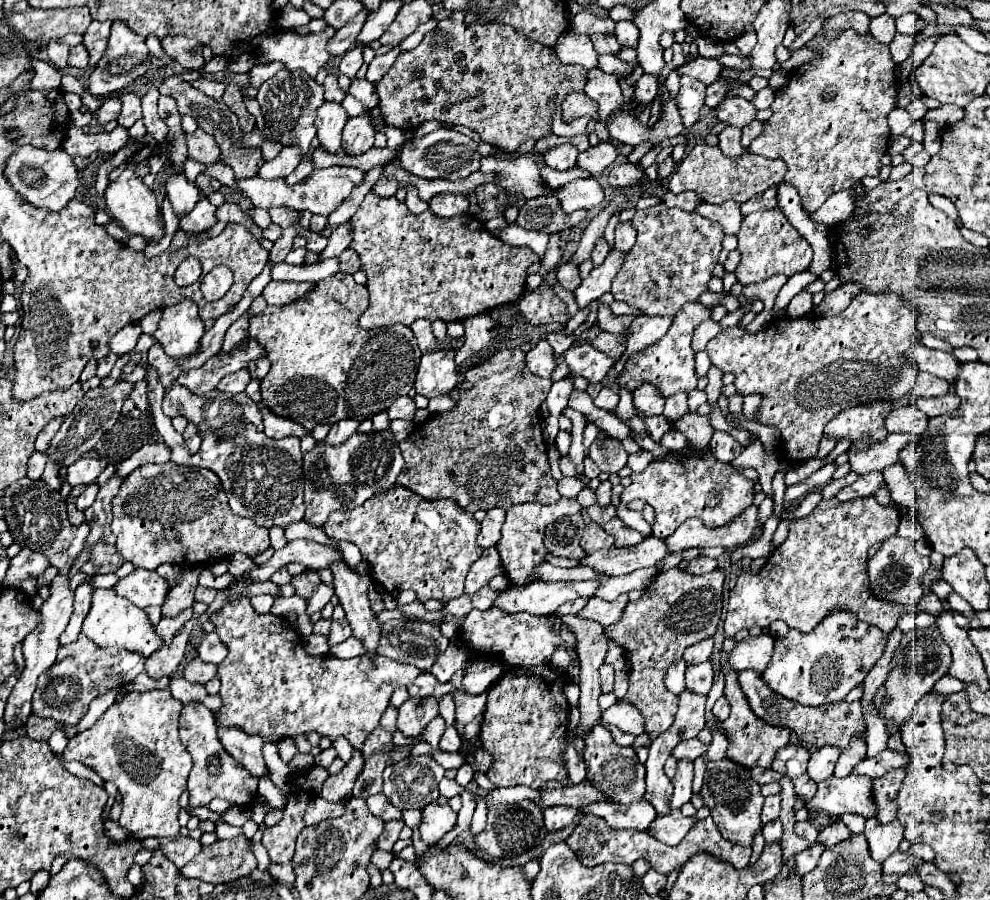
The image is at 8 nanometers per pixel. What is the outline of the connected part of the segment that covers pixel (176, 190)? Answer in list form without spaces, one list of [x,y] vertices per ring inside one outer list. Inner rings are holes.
[[[179,173],[179,175],[171,175],[165,187],[175,217],[185,217],[187,213],[191,213],[191,209],[199,201],[199,189],[195,187],[195,183],[187,181],[185,175]]]

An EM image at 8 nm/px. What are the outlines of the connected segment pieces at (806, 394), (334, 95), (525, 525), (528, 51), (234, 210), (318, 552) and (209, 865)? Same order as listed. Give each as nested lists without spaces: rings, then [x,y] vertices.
[[[859,293],[837,317],[781,317],[771,321],[769,327],[757,335],[749,335],[743,327],[725,329],[707,343],[707,353],[717,369],[735,375],[735,387],[741,395],[763,395],[759,405],[761,423],[779,429],[785,461],[799,463],[817,455],[823,427],[841,411],[871,401],[899,403],[911,393],[919,369],[915,369],[915,365],[907,365],[907,361],[903,361],[903,353],[921,341],[921,333],[915,323],[917,313],[903,305],[895,293]]]
[[[327,75],[327,77],[325,77],[323,89],[325,89],[325,101],[341,103],[343,97],[345,97],[345,91],[339,89],[339,85],[337,85],[337,77],[335,77],[335,75]]]
[[[565,497],[555,505],[519,503],[519,505],[511,505],[511,509],[507,509],[507,517],[503,523],[497,551],[501,555],[505,575],[509,577],[509,581],[513,585],[525,585],[529,581],[529,575],[533,573],[533,569],[537,565],[541,565],[545,561],[545,557],[549,555],[547,547],[543,545],[545,527],[563,515],[579,513],[579,509],[581,509],[581,505],[575,499],[565,499]]]
[[[451,13],[441,19],[437,27],[423,37],[421,45],[397,57],[391,69],[375,83],[379,97],[377,109],[387,125],[399,129],[419,127],[423,121],[435,119],[443,123],[465,125],[473,129],[485,143],[503,151],[515,151],[527,139],[541,139],[551,133],[553,113],[561,109],[569,93],[581,93],[587,83],[587,69],[581,65],[559,63],[553,49],[529,41],[525,35],[513,31],[503,23],[467,25],[463,13]]]
[[[223,203],[219,209],[217,209],[217,219],[219,221],[225,221],[225,223],[243,223],[259,241],[267,241],[263,237],[263,229],[261,227],[255,227],[251,217],[237,205],[237,203]]]
[[[295,539],[283,549],[275,551],[267,563],[245,573],[243,577],[249,577],[253,581],[267,581],[281,565],[287,565],[291,561],[297,561],[307,569],[331,569],[331,561],[343,561],[343,555],[329,545],[321,545],[309,539]]]
[[[247,839],[217,841],[203,847],[201,853],[181,867],[181,875],[195,877],[207,883],[231,883],[241,877],[249,877],[257,869],[257,861],[247,847]]]

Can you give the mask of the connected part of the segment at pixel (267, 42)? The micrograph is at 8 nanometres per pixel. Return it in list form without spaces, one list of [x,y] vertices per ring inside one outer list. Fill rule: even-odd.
[[[329,25],[321,33],[307,33],[307,35],[299,35],[293,31],[273,33],[271,37],[265,37],[261,41],[257,61],[259,63],[279,61],[287,71],[301,69],[309,77],[315,77],[317,71],[329,59],[325,43],[333,37],[333,33],[335,29],[331,29]]]

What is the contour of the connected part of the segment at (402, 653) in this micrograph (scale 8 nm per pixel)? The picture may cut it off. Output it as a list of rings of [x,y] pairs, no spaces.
[[[391,619],[383,623],[383,637],[377,653],[391,657],[393,661],[411,663],[417,669],[429,671],[437,657],[447,649],[447,645],[449,639],[441,635],[437,625],[417,619]]]

